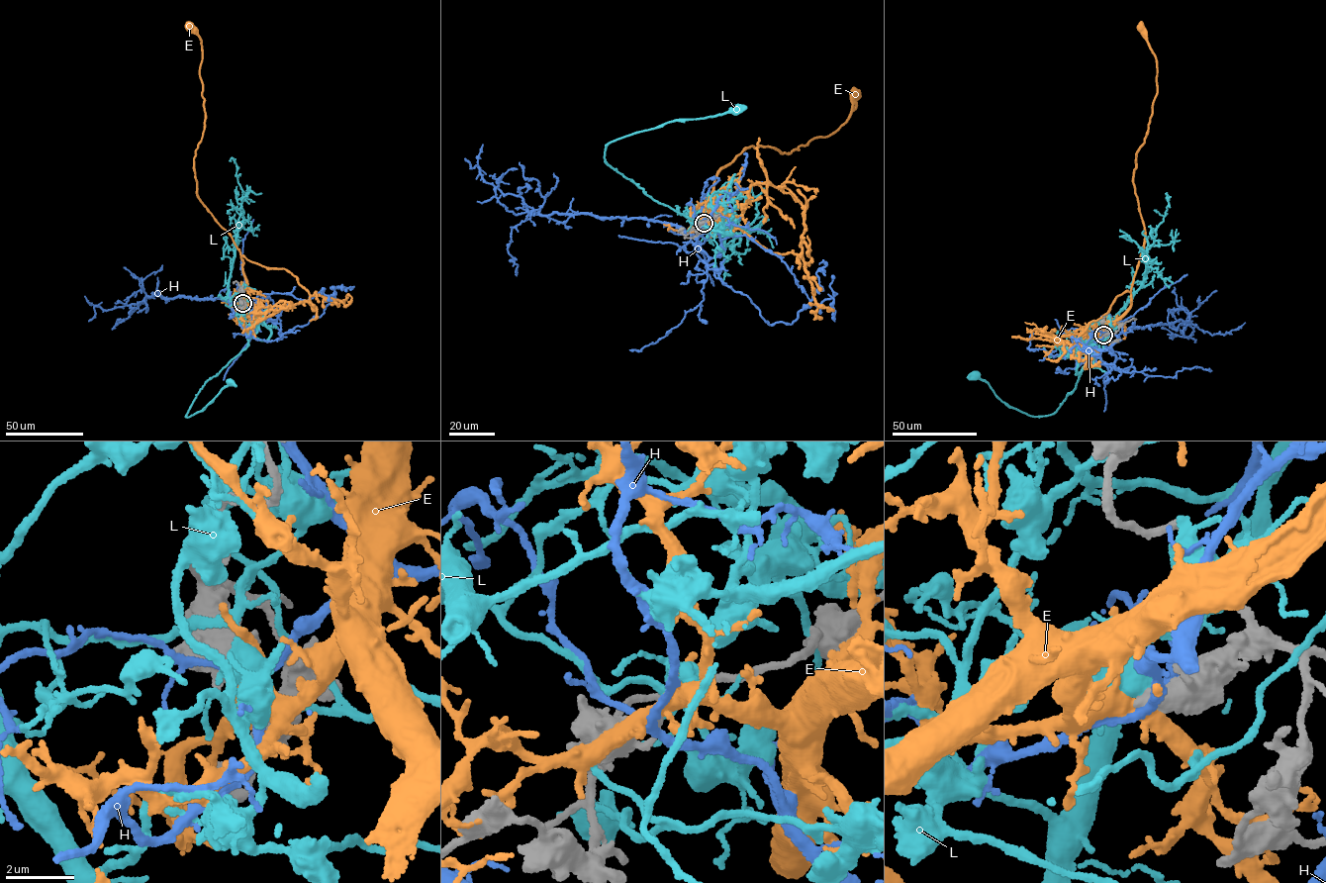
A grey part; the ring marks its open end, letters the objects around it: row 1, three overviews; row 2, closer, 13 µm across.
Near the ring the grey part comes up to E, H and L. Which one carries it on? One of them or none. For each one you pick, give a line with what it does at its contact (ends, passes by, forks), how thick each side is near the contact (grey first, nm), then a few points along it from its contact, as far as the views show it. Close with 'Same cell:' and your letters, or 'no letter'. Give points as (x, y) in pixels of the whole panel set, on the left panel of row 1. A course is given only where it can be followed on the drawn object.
Same cell: no letter

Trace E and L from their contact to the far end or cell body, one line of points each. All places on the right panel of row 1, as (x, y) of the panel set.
E: (1104, 336), (1100, 335), (1130, 305), (1144, 242), (1133, 170), (1156, 95), (1157, 61), (1142, 26)
L: (1103, 335), (1093, 358), (1083, 367), (1075, 389), (1046, 416), (1034, 417), (1010, 408), (976, 373)

